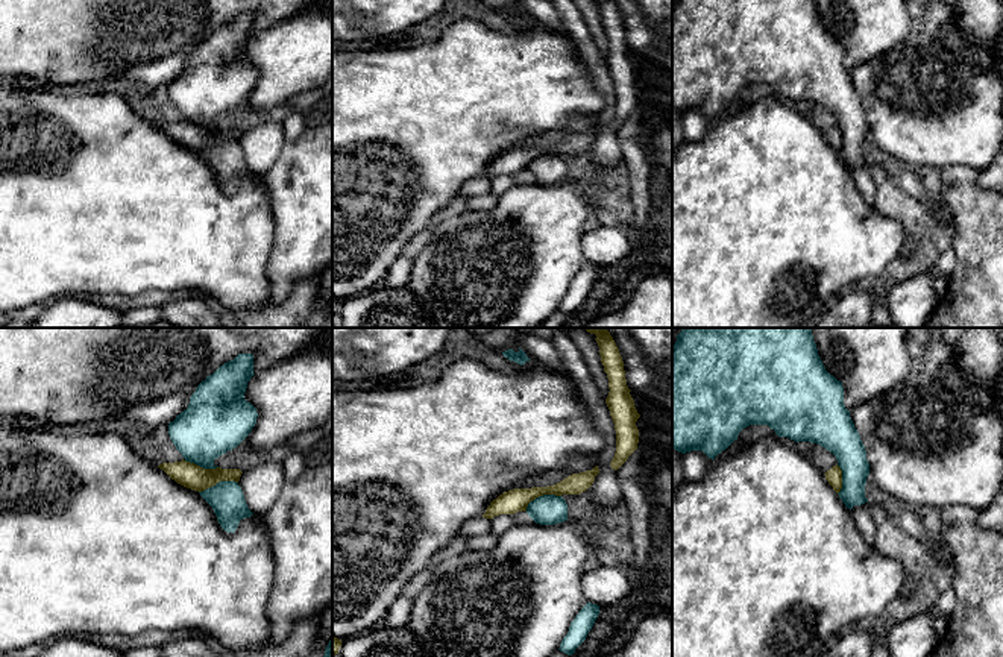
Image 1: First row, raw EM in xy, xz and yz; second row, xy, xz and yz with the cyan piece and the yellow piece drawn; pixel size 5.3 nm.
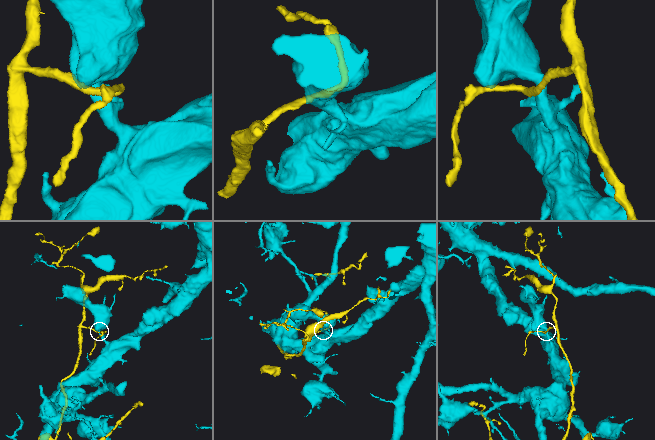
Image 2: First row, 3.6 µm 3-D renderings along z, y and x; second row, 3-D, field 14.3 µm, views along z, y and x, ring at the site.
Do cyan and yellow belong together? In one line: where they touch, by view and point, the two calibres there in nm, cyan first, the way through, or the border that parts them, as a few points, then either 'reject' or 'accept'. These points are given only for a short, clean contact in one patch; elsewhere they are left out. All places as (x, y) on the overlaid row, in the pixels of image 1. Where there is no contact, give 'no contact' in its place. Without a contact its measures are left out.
xz (540, 496) | 160/120 nm | reject

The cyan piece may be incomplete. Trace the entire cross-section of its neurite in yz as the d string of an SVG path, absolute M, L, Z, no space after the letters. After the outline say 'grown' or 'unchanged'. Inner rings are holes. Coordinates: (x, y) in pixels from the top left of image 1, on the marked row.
M683 328L672 346L672 449L681 454L703 451L709 458L715 460L750 425L768 425L778 437L788 437L797 443L810 442L821 445L836 457L842 470L842 489L838 495L845 507L851 510L854 505L868 502L865 498L865 484L869 475L866 451L850 417L850 411L844 405L842 382L825 370L813 341L812 328Z; unchanged

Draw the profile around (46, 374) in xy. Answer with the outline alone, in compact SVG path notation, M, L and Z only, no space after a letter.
M0 328L0 417L26 416L39 423L71 425L85 429L97 428L106 420L126 417L147 426L168 425L187 410L197 385L238 354L252 354L253 373L258 373L317 344L332 346L332 328Z

